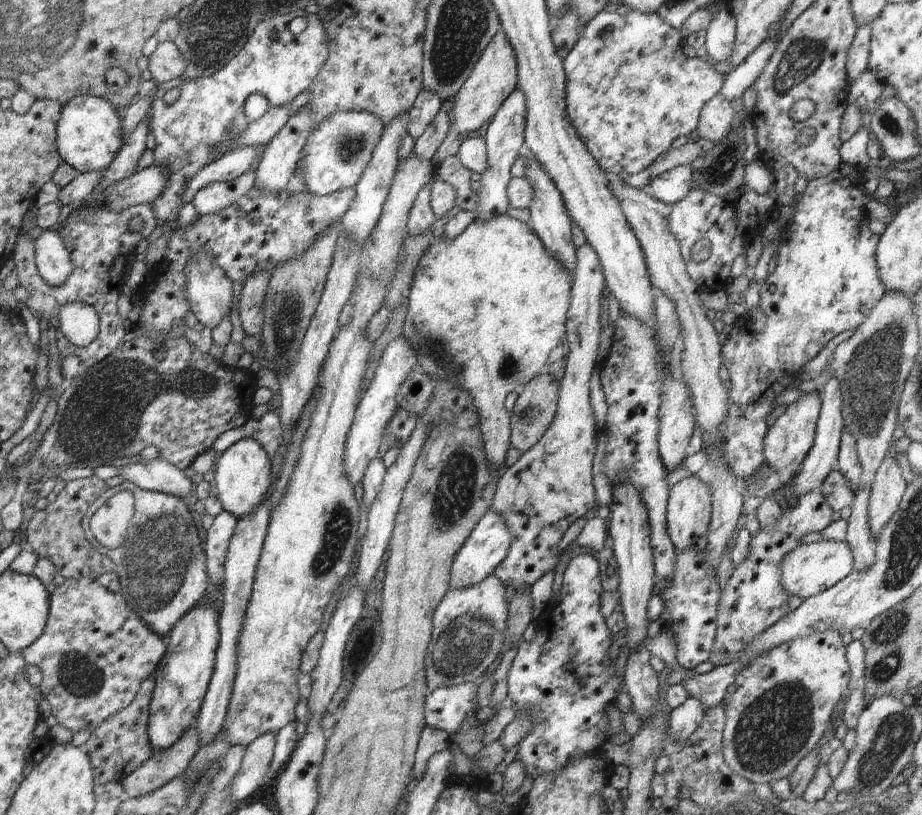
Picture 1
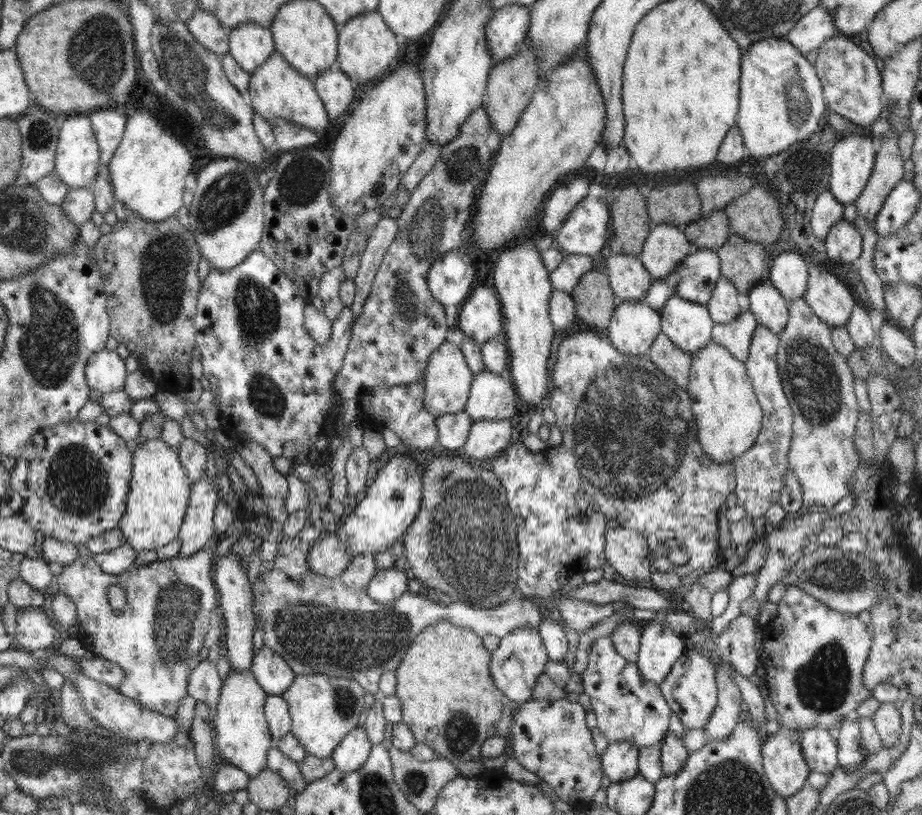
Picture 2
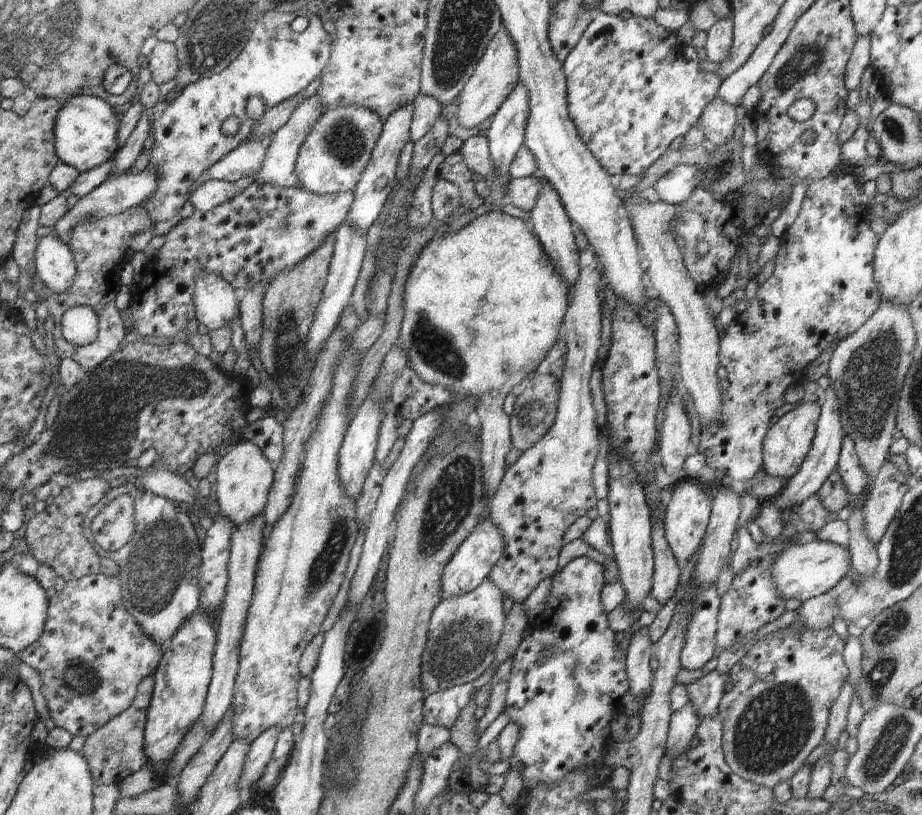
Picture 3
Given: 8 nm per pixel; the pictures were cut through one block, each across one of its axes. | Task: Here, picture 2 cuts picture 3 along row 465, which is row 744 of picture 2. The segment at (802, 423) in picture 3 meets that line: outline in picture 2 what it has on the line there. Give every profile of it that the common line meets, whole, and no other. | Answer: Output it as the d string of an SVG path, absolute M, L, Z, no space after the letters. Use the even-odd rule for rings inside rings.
M772 728L769 738L763 742L761 756L763 759L762 768L764 769L764 775L772 784L777 796L782 796L785 799L793 796L804 787L804 782L806 782L807 778L813 777L802 753L800 730L794 729L787 732L780 730L778 732Z

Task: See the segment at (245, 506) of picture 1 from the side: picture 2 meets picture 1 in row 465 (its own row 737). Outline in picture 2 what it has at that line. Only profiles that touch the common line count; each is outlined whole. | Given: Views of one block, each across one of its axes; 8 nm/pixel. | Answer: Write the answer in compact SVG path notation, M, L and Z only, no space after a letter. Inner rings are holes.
M232 669L222 680L217 712L212 718L211 727L216 730L216 744L223 762L238 766L250 779L266 768L267 753L272 746L264 710L266 696L268 693L260 687L250 669Z

